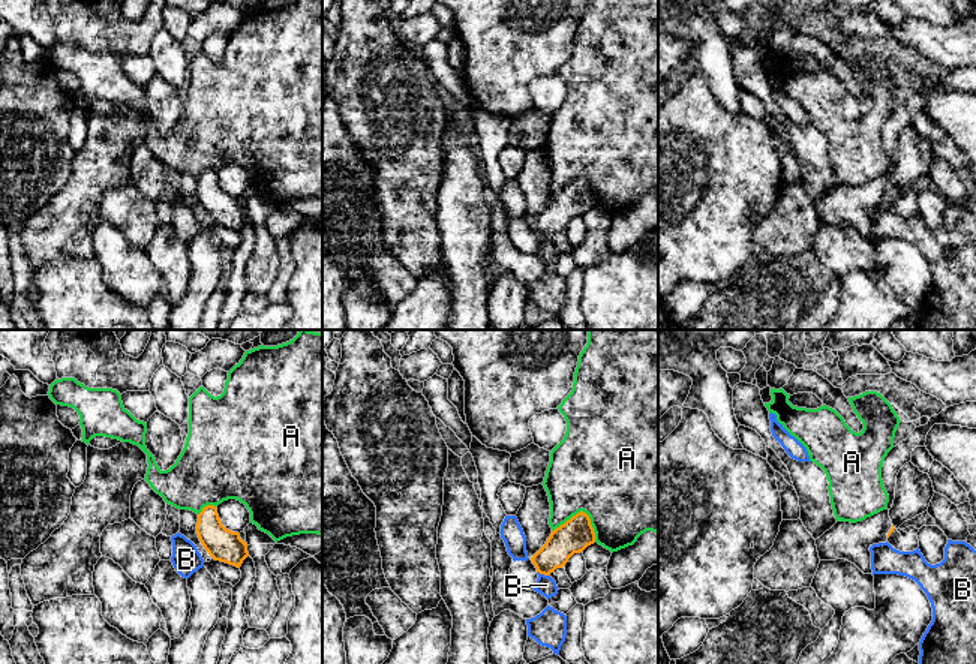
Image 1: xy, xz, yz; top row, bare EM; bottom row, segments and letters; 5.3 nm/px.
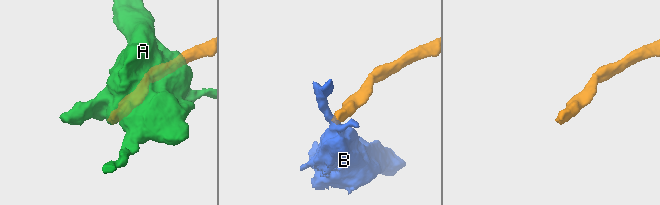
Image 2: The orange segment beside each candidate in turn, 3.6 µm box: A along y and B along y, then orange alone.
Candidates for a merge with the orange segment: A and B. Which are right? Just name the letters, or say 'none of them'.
none of them

